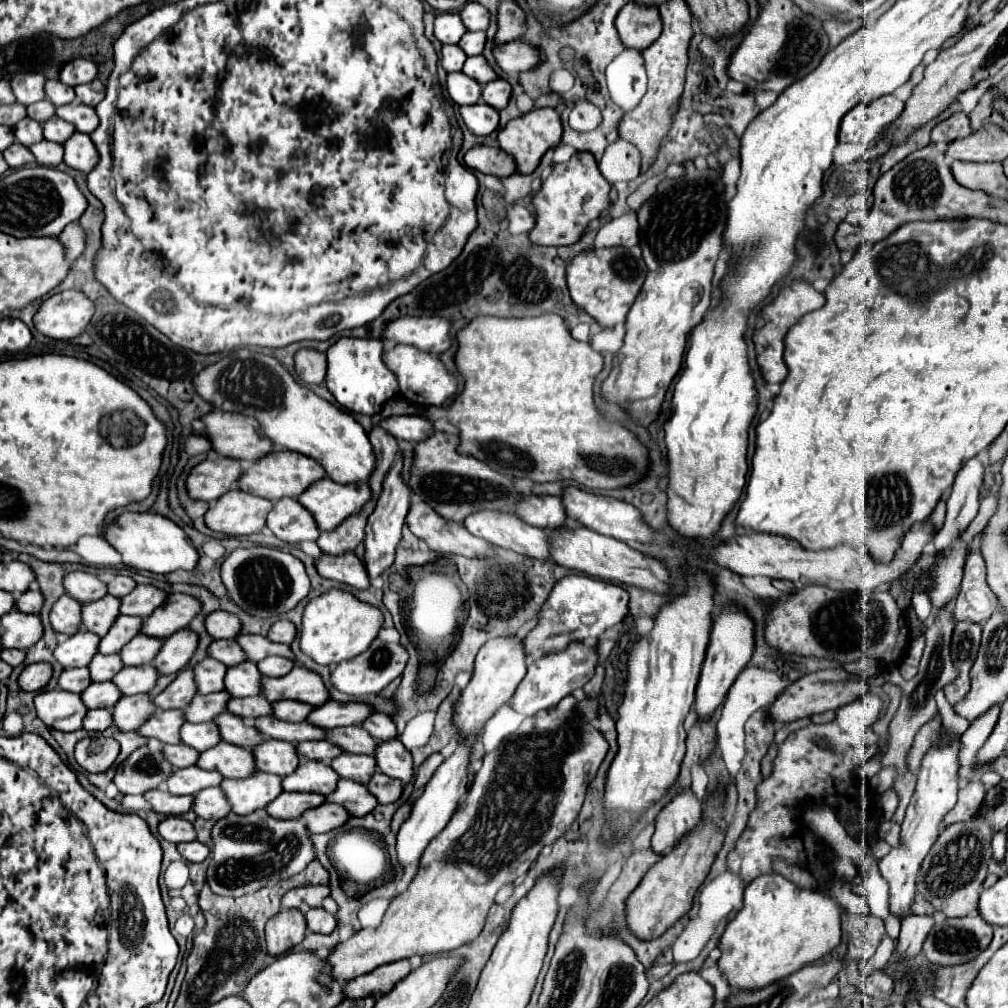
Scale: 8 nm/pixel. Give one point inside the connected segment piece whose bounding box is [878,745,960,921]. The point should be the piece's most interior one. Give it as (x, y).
(935, 795)

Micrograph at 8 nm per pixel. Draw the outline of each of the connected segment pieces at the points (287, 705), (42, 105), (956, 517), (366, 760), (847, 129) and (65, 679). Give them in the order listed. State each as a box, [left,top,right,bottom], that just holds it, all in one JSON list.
[[272,701,312,721],[28,99,54,123],[934,457,984,551],[330,753,376,783],[840,95,904,143],[58,667,90,693]]

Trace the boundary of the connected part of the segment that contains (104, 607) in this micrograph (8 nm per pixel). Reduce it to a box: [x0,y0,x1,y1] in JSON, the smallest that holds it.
[82,595,120,637]

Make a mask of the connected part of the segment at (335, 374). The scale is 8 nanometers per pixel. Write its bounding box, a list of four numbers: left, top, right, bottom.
[326,337,400,415]

